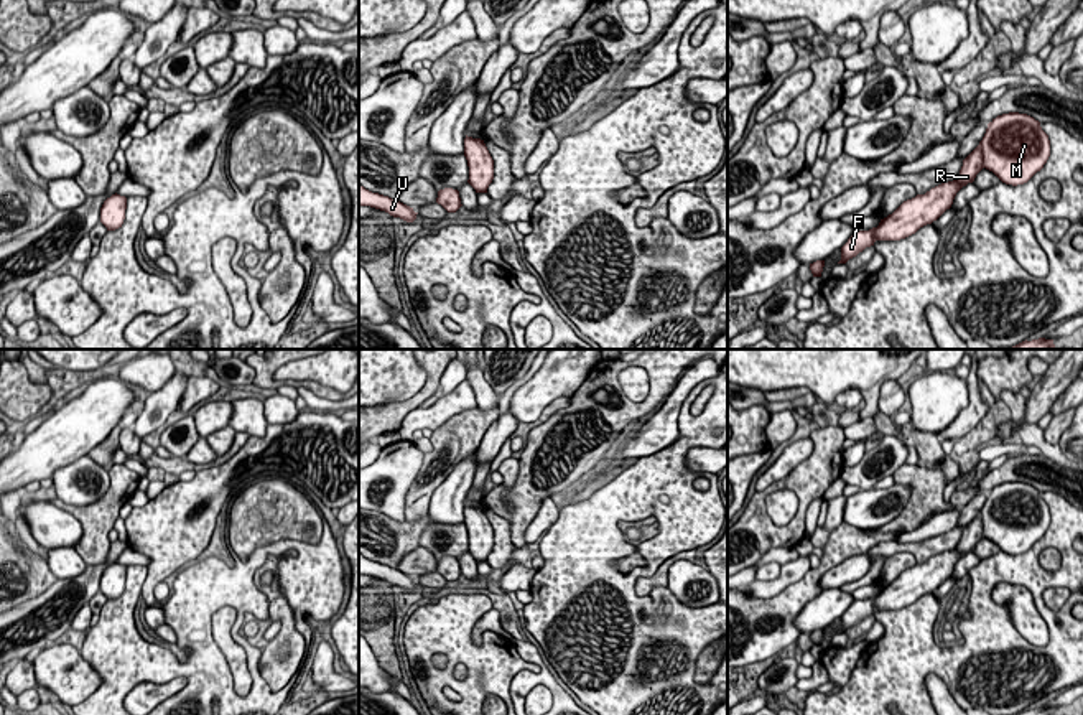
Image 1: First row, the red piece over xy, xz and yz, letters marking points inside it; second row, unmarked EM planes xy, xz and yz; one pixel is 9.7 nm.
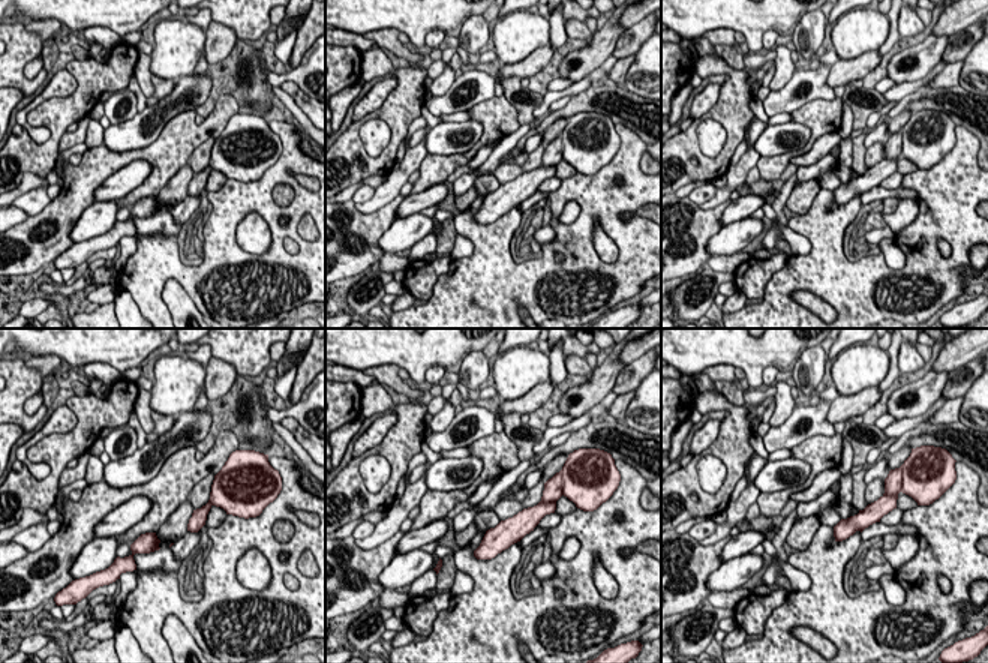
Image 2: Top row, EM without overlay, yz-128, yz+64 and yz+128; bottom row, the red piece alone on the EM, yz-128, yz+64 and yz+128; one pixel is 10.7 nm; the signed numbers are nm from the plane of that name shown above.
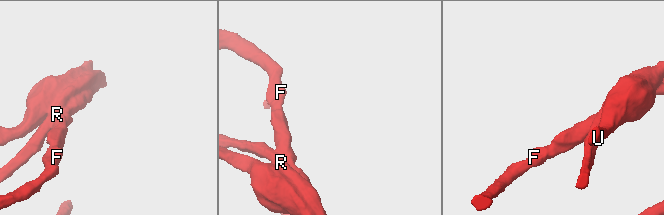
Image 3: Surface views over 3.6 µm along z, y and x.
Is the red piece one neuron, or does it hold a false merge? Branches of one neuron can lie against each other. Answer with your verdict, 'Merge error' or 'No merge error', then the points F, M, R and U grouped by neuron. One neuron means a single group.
No merge error. Groups: F M R U

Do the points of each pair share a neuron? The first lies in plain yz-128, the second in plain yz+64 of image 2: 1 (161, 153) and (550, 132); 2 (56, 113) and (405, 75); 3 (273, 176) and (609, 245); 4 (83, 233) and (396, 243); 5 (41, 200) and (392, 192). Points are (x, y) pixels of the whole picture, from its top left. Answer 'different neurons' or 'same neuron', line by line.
1: different neurons
2: same neuron
3: different neurons
4: same neuron
5: different neurons

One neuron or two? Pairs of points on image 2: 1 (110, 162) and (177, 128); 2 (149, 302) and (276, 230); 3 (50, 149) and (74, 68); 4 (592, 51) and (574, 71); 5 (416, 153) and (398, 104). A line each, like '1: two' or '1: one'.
1: one
2: one
3: one
4: one
5: two

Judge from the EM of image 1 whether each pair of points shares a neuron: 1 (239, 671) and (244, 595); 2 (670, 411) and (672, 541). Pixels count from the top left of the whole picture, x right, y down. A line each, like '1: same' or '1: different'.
1: different
2: different

